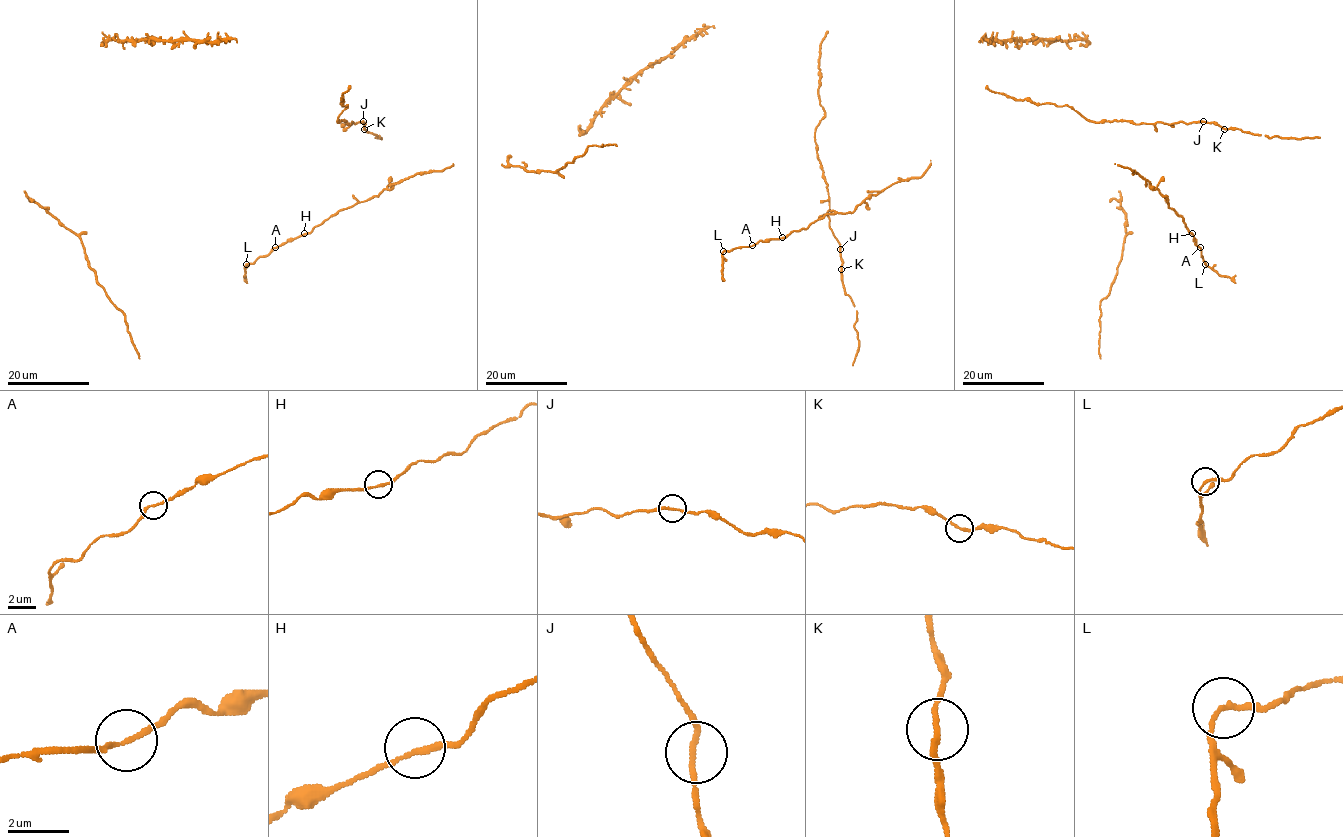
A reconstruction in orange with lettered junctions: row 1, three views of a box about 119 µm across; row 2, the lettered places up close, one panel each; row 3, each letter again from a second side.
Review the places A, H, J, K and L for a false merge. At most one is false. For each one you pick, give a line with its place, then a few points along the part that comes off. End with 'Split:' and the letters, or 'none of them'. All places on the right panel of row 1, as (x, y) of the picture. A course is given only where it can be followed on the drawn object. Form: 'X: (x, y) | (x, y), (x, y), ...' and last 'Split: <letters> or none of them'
Split: none of them

